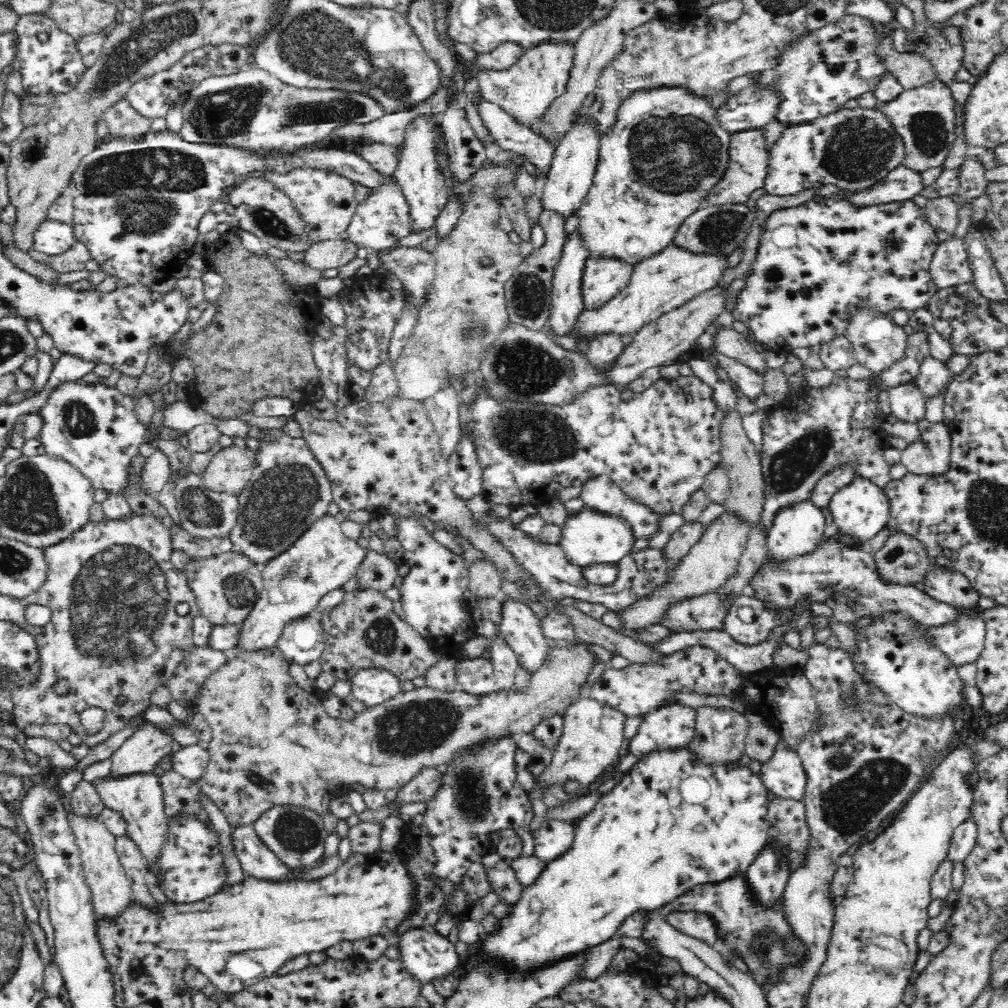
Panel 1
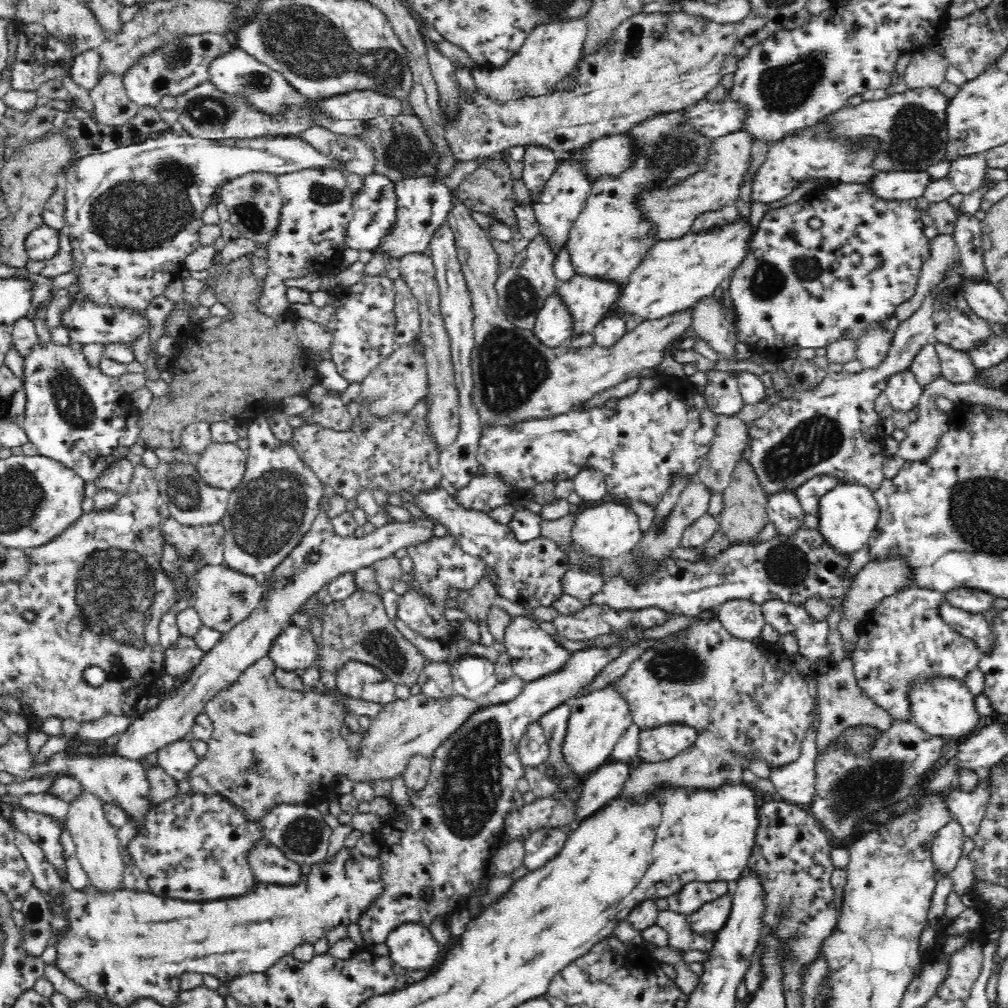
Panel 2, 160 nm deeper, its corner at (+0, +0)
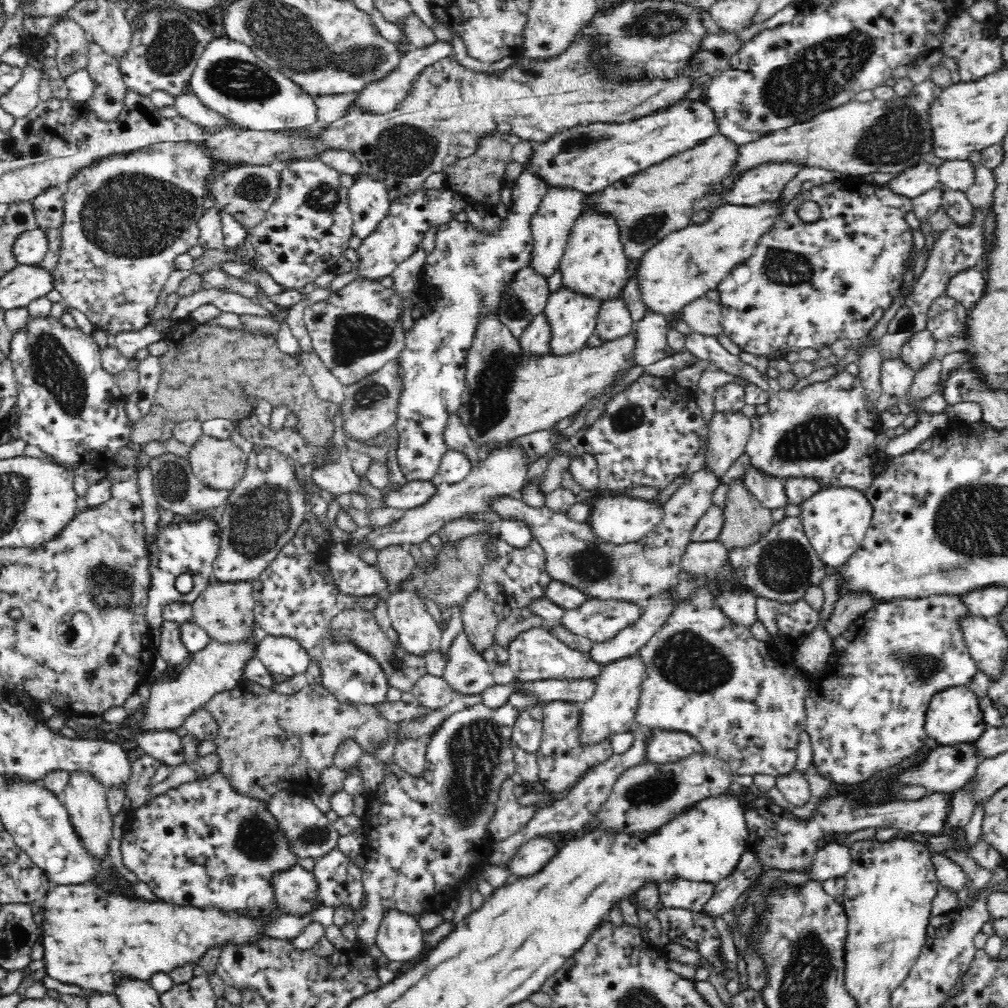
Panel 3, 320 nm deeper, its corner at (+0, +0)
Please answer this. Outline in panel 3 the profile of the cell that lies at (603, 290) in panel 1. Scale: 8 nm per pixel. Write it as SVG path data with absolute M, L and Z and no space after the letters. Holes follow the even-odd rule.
M564 285L558 288L556 292L550 293L544 311L546 311L553 329L551 354L572 354L572 352L579 351L586 346L590 337L594 335L598 314L601 312L605 301L605 299L592 297Z

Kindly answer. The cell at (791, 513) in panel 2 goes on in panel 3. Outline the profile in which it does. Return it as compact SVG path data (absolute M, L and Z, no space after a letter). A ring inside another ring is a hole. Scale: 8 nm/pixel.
M752 465L746 470L742 478L745 478L750 493L766 508L784 510L791 503L788 500L788 495L786 495L785 484L780 479L774 479L766 474L759 473Z

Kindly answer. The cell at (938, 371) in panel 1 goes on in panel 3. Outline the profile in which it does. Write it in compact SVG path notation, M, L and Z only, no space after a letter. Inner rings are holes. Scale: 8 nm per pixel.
M927 329L916 334L911 342L902 348L902 361L915 373L923 370L935 358L936 340Z

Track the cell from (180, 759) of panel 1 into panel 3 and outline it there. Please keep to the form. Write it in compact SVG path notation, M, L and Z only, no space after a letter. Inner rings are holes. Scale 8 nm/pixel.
M171 730L166 733L142 733L136 737L136 742L144 752L159 760L171 770L186 763L182 737Z

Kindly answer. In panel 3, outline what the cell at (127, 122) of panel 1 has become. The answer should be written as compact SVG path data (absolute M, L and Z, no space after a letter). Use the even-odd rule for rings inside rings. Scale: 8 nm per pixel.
M96 43L90 46L88 52L86 67L94 79L95 92L84 106L92 109L100 120L112 122L124 112L128 92L118 58L104 52Z

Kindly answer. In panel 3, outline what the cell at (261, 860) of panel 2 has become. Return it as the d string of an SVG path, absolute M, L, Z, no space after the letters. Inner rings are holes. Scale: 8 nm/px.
M298 863L288 867L288 870L274 872L270 876L274 896L281 912L286 914L310 914L314 910L313 896L318 890L312 872L304 870Z

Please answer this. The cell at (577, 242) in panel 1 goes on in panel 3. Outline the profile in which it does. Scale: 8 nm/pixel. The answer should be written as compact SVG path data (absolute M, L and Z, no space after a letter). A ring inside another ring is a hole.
M542 310L534 315L530 325L520 336L524 350L529 354L546 355L552 353L553 329L546 311Z

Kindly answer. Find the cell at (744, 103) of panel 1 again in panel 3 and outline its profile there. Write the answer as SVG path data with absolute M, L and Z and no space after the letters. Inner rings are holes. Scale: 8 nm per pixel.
M686 98L660 113L637 121L577 126L552 141L534 145L530 159L548 186L574 187L590 195L698 146L717 136L719 130L720 122L714 107L706 105L704 100Z

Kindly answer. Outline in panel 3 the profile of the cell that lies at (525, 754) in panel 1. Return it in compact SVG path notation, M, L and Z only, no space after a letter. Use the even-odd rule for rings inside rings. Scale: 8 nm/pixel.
M544 704L526 710L515 722L512 743L528 754L536 754L540 750L543 736Z

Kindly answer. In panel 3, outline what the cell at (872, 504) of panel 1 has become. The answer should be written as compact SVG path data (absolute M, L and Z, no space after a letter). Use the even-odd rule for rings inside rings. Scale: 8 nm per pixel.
M828 487L800 504L804 532L818 556L830 567L842 567L856 554L864 540L873 516L869 498L853 487Z

